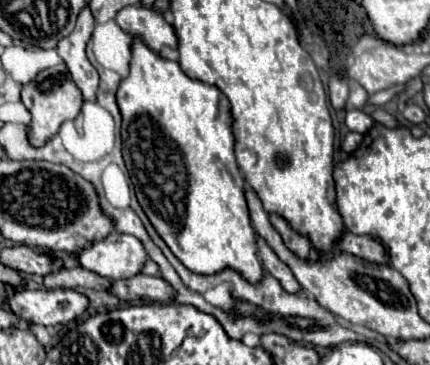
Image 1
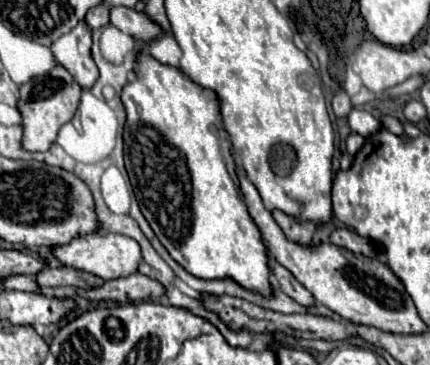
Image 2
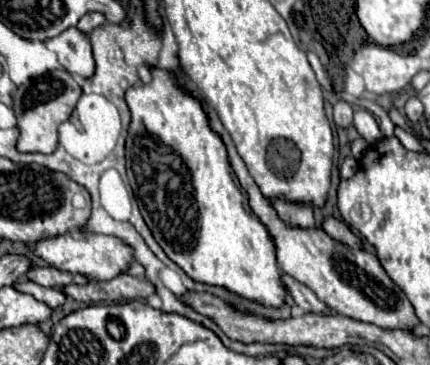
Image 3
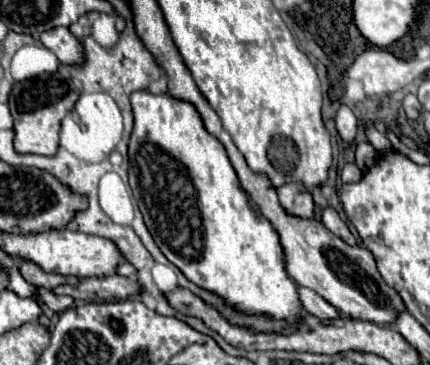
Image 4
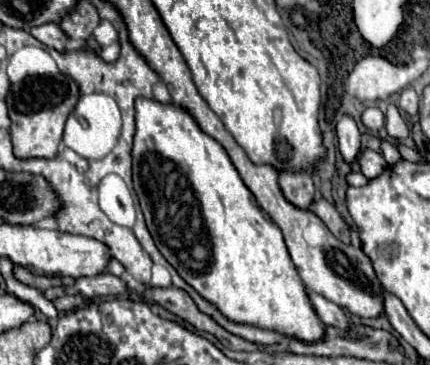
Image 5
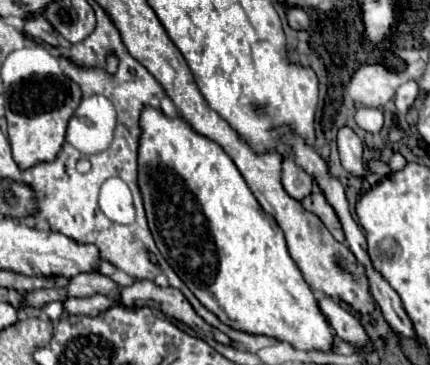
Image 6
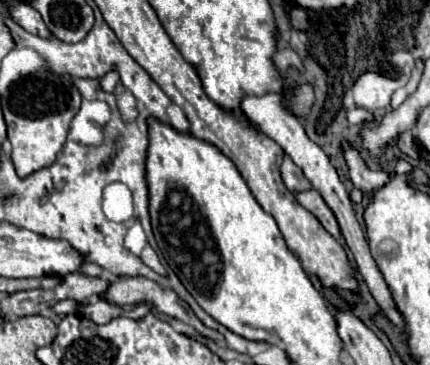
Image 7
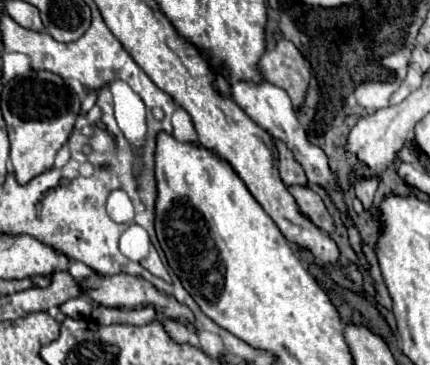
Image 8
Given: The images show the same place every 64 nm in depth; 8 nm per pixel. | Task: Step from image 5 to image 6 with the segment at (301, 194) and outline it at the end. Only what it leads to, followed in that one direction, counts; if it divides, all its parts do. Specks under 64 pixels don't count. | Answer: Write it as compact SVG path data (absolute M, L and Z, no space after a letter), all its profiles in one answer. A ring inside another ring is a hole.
M292 160L282 164L282 186L298 202L312 194L312 178Z

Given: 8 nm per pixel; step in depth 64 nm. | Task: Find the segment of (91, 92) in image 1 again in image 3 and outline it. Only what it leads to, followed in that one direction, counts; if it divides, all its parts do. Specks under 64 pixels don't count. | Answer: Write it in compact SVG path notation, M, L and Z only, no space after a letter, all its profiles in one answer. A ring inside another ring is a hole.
M68 28L68 32L62 32L60 36L46 40L46 46L56 52L58 62L72 74L80 78L92 78L94 74L94 58L92 58L92 46L90 38L80 32L78 28Z

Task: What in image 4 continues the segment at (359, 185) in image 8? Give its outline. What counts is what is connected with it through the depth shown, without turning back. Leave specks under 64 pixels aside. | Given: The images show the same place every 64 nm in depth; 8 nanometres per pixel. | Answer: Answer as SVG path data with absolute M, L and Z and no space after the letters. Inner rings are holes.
M342 104L338 108L338 112L336 112L336 128L338 128L338 132L340 132L340 136L344 138L346 144L350 144L354 140L354 134L356 134L356 128L358 128L358 120L356 120L354 112L346 104Z

